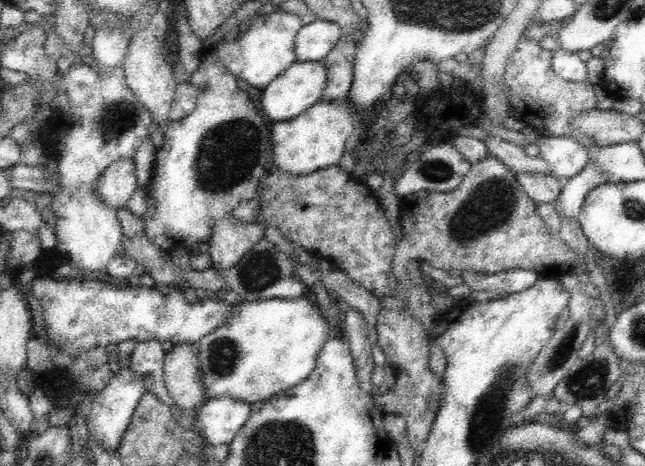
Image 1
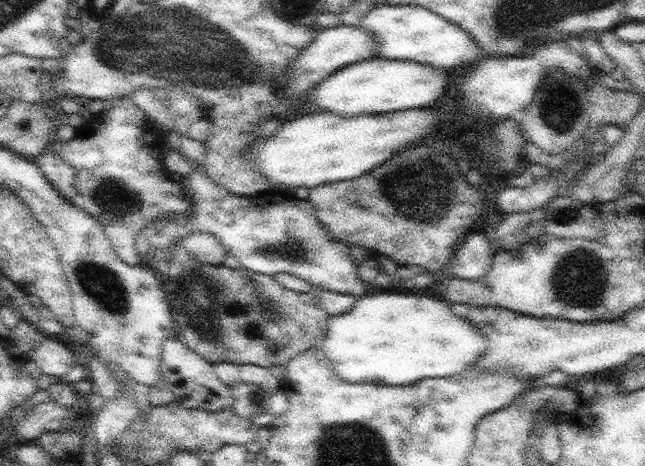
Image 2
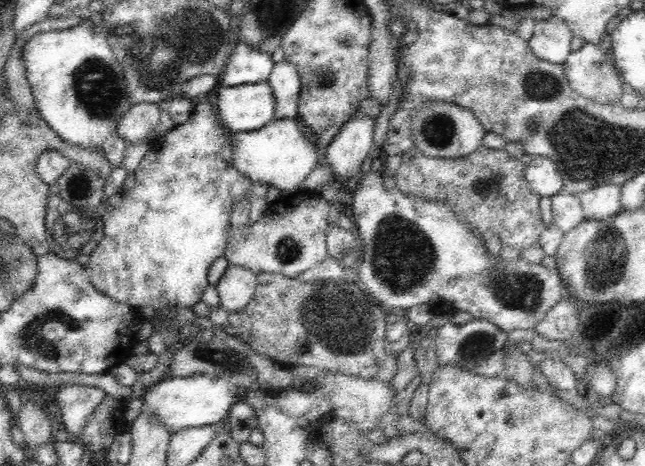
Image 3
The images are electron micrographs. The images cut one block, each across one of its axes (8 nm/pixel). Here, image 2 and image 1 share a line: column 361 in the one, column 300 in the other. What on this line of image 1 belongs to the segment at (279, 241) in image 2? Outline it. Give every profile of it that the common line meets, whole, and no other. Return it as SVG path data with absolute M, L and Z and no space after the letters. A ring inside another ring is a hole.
M262 237L240 262L224 270L227 290L234 290L243 300L297 299L308 290L308 285L296 275L296 257L290 256L286 250Z

